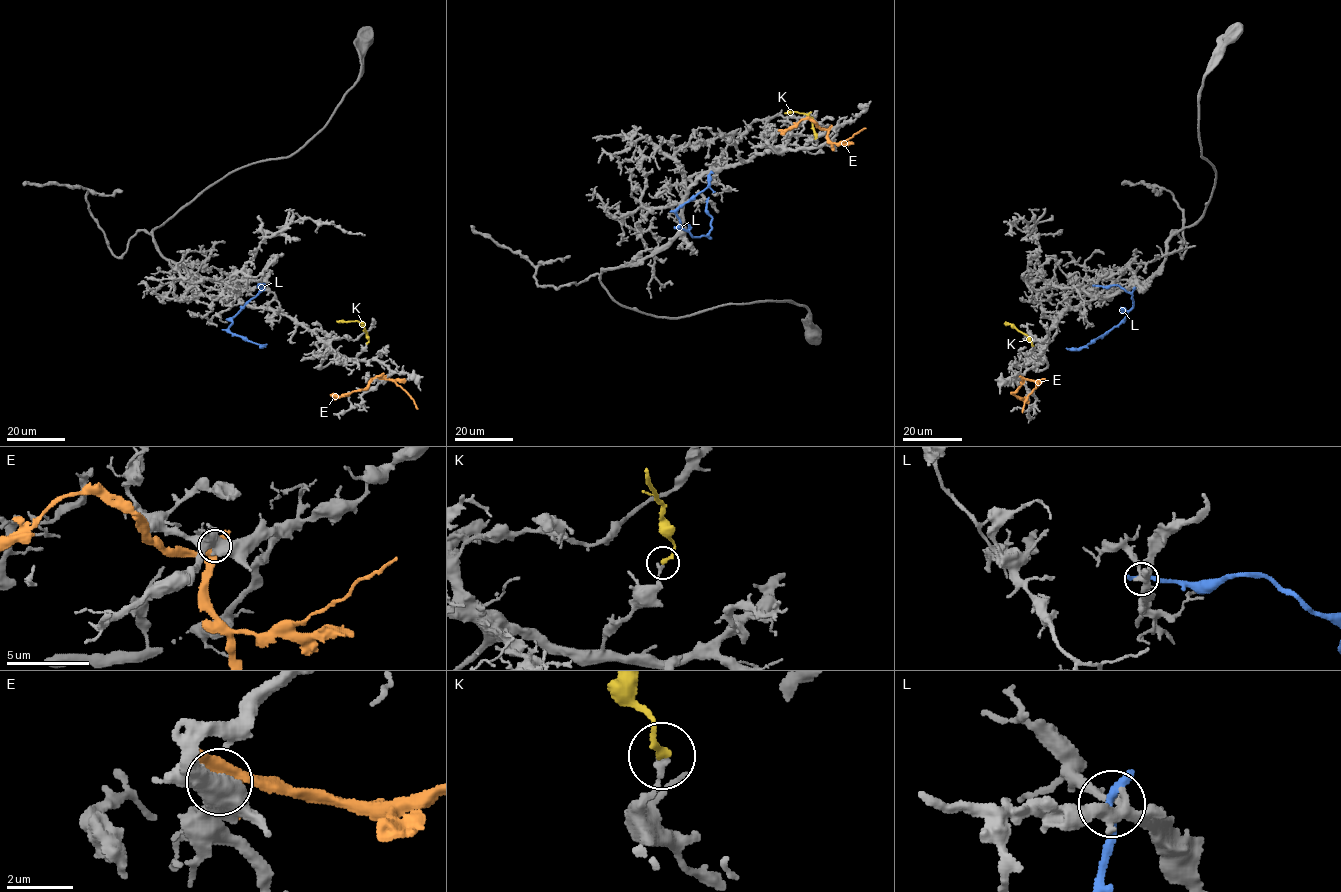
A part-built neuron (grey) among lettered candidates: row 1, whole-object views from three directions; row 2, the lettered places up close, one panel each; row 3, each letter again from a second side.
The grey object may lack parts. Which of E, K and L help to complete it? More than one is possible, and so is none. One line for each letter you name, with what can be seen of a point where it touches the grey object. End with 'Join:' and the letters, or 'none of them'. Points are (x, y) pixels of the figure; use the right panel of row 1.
Join: none of them

